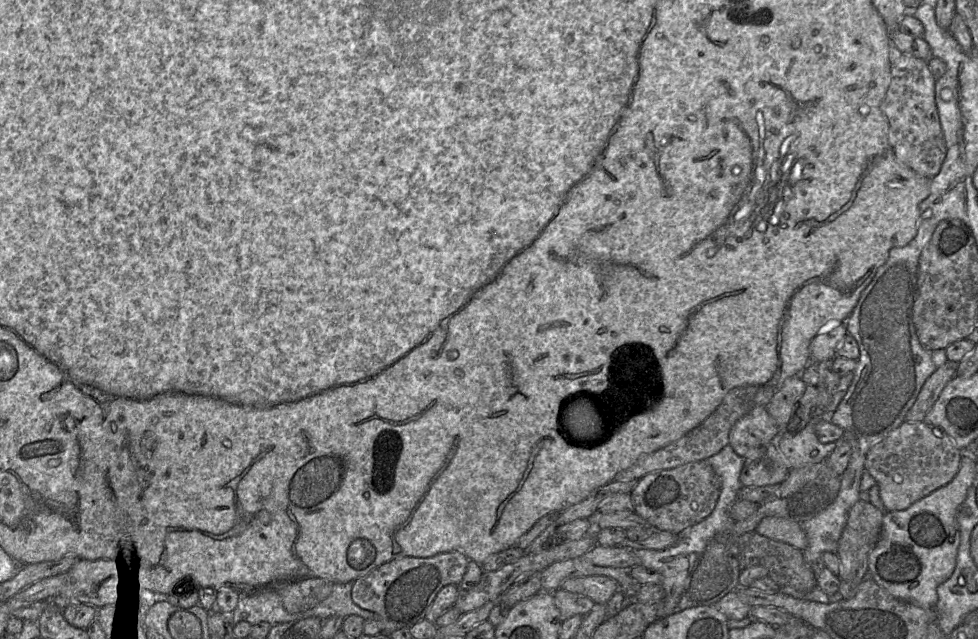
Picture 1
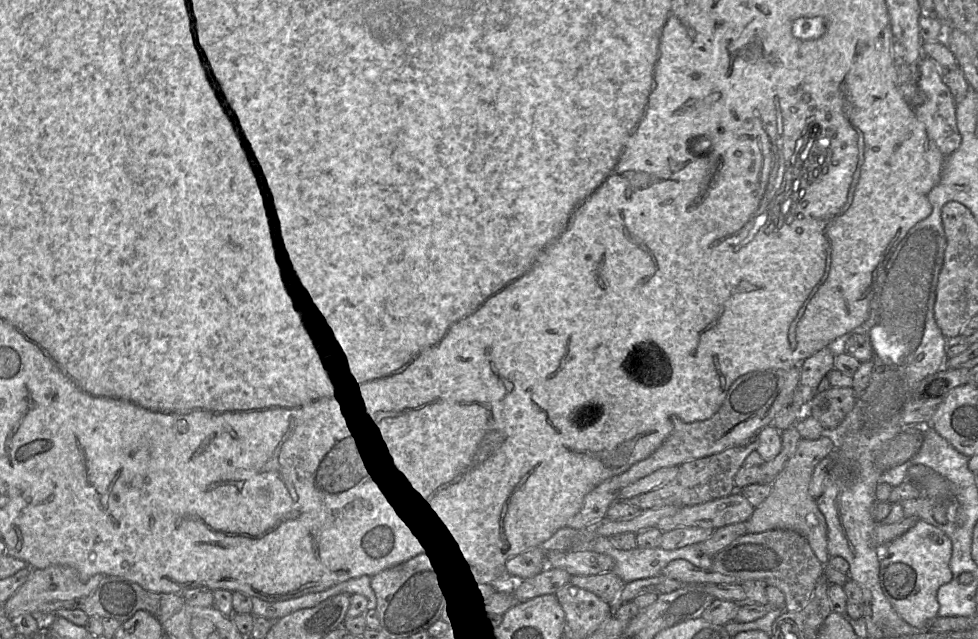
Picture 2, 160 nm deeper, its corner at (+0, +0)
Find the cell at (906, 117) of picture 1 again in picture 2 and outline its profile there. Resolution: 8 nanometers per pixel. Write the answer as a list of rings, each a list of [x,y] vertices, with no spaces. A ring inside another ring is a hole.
[[[924,57],[920,61],[918,87],[926,99],[923,104],[913,108],[915,116],[925,126],[928,138],[947,157],[959,148],[961,135],[957,127],[955,99],[943,81],[943,69],[935,60]]]

